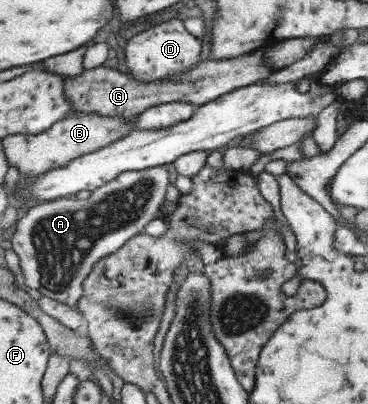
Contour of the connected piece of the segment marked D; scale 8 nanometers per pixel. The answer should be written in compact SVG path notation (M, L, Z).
M178 16L153 25L127 40L124 45L124 56L128 71L136 75L136 78L147 82L187 72L201 62L203 44L199 41L200 38L187 30L184 21L184 18Z

